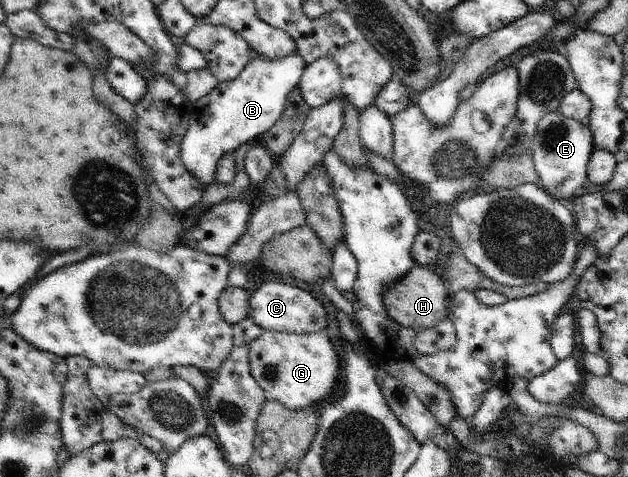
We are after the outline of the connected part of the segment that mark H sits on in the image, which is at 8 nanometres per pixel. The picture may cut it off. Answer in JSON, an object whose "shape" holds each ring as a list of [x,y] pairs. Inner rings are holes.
{"shape":[[[418,265],[413,267],[395,285],[388,285],[384,305],[388,315],[403,328],[420,331],[433,329],[448,318],[449,290],[446,283],[431,269]]]}

